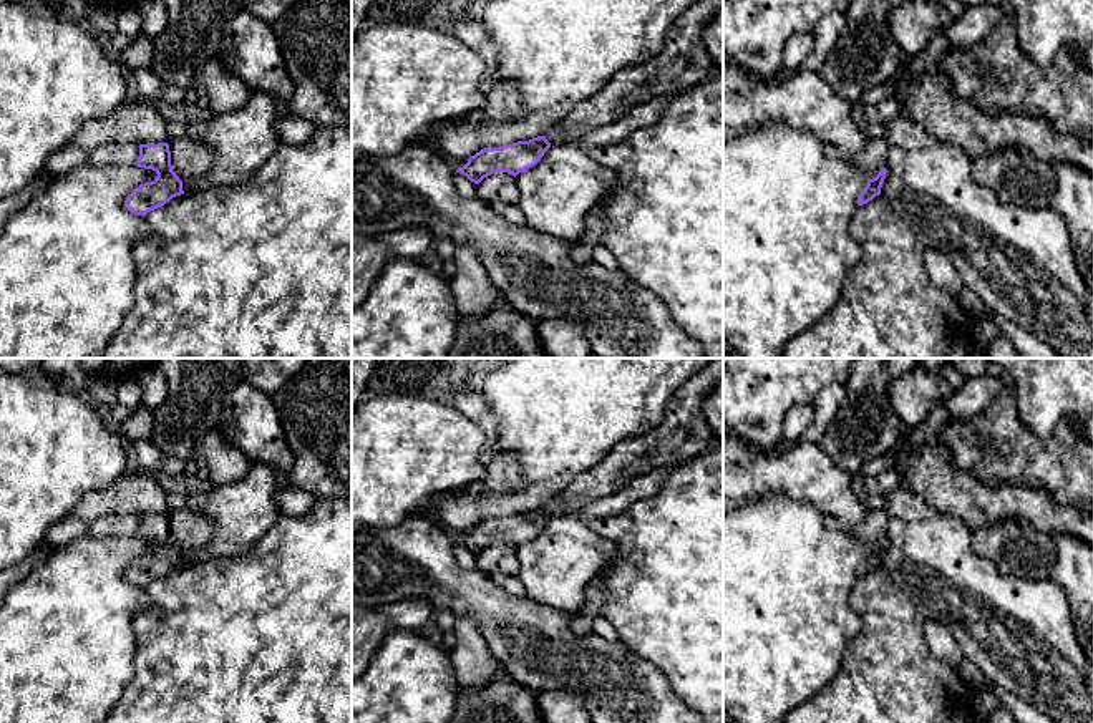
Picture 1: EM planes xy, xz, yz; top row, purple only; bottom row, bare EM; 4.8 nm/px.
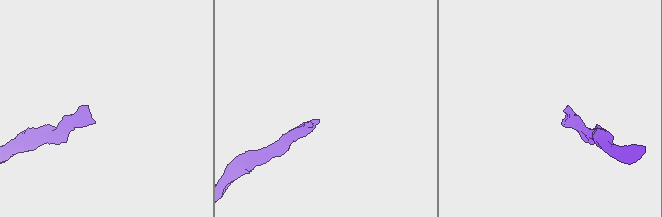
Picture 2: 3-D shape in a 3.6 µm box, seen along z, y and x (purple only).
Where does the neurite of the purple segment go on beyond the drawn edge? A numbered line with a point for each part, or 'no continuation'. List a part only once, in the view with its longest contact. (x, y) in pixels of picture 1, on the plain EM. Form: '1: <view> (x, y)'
1: xy (191, 531)

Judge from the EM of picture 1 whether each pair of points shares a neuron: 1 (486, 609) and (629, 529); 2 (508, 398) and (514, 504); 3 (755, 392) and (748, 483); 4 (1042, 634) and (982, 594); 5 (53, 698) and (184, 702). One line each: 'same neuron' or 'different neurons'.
1: different neurons
2: same neuron
3: different neurons
4: same neuron
5: different neurons

